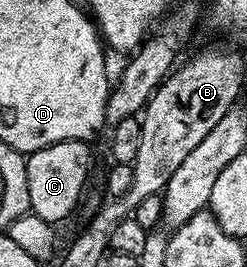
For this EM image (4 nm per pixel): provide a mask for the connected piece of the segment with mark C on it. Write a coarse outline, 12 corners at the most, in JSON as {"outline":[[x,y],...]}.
{"outline":[[85,141],[26,157],[32,213],[62,221],[90,173]]}

